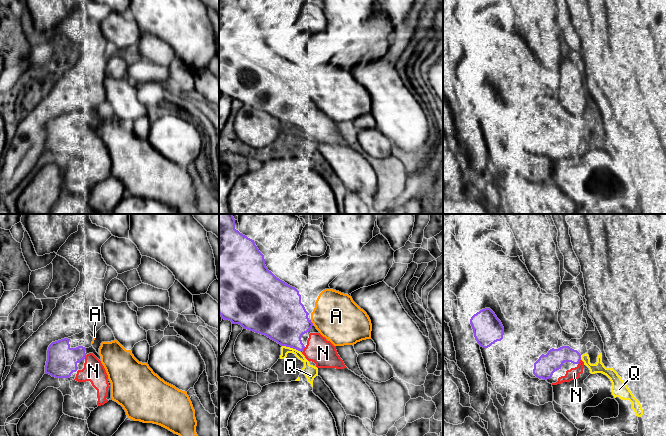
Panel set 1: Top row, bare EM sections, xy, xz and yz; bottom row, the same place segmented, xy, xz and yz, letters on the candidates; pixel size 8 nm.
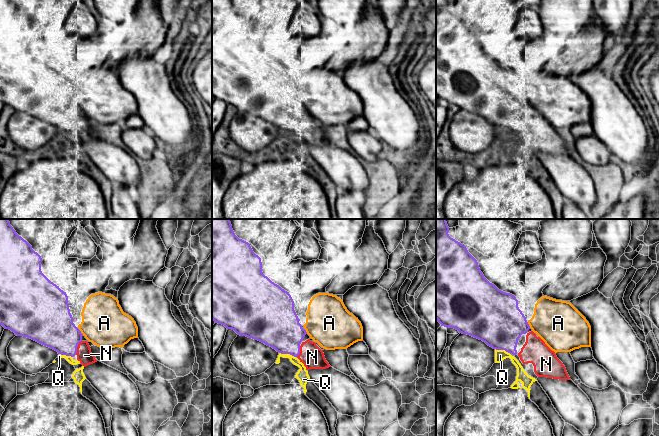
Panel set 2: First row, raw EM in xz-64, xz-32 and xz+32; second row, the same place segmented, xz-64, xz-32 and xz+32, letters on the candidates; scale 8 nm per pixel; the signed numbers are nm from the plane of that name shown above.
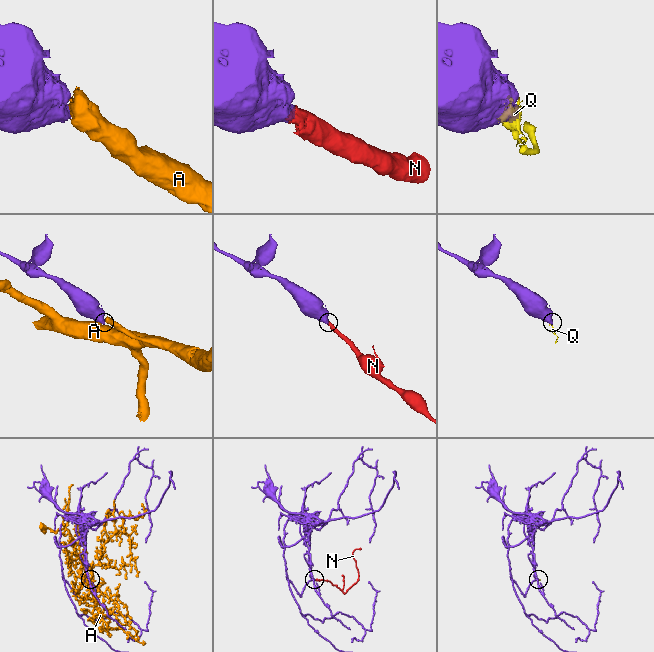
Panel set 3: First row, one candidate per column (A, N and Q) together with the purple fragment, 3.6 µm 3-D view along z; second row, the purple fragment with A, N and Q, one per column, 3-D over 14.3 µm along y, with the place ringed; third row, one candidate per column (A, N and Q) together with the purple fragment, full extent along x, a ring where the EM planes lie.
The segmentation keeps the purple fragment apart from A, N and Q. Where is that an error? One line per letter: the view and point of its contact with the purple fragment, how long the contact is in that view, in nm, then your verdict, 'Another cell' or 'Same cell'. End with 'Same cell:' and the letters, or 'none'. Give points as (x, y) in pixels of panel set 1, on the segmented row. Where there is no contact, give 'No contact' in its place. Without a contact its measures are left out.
A: Touches purple at xz (311, 322). Shared border 50 nm. Another cell
N: Touches purple at yz (579, 361). Shared border 50 nm. Same cell
Q: Touches purple at xz (291, 347). Shared border 150 nm. Another cell
Same cell: N

